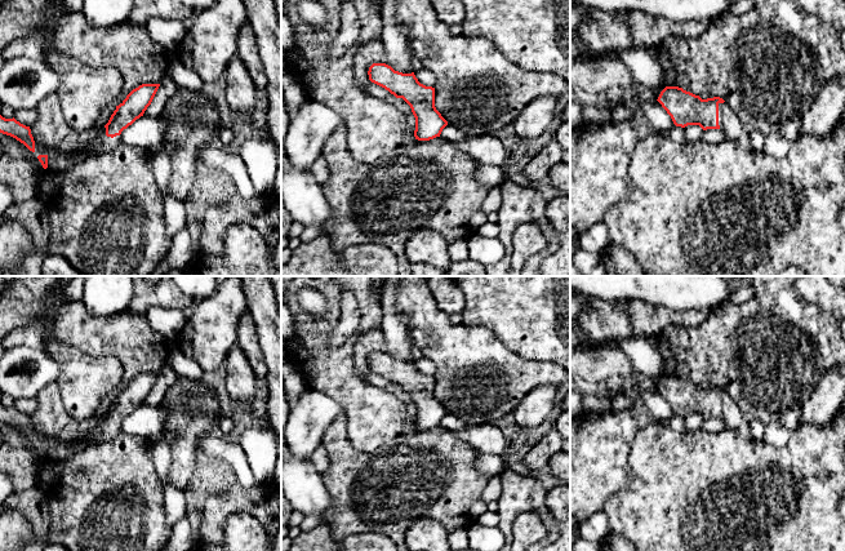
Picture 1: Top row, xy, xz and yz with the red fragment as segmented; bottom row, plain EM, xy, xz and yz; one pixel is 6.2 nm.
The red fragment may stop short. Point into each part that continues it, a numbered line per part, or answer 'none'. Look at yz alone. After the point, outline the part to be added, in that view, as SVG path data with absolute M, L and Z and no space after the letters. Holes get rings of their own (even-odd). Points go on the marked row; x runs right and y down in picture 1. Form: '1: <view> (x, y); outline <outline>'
1: yz (734, 132); outline M726 102L719 103L719 125L725 141L734 143L744 152L755 152L750 142L750 133Z

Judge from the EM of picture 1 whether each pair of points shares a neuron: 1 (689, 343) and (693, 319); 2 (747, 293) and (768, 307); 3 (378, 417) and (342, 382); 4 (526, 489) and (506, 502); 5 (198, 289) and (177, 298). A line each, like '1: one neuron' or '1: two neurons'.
1: two neurons
2: two neurons
3: one neuron
4: one neuron
5: two neurons

